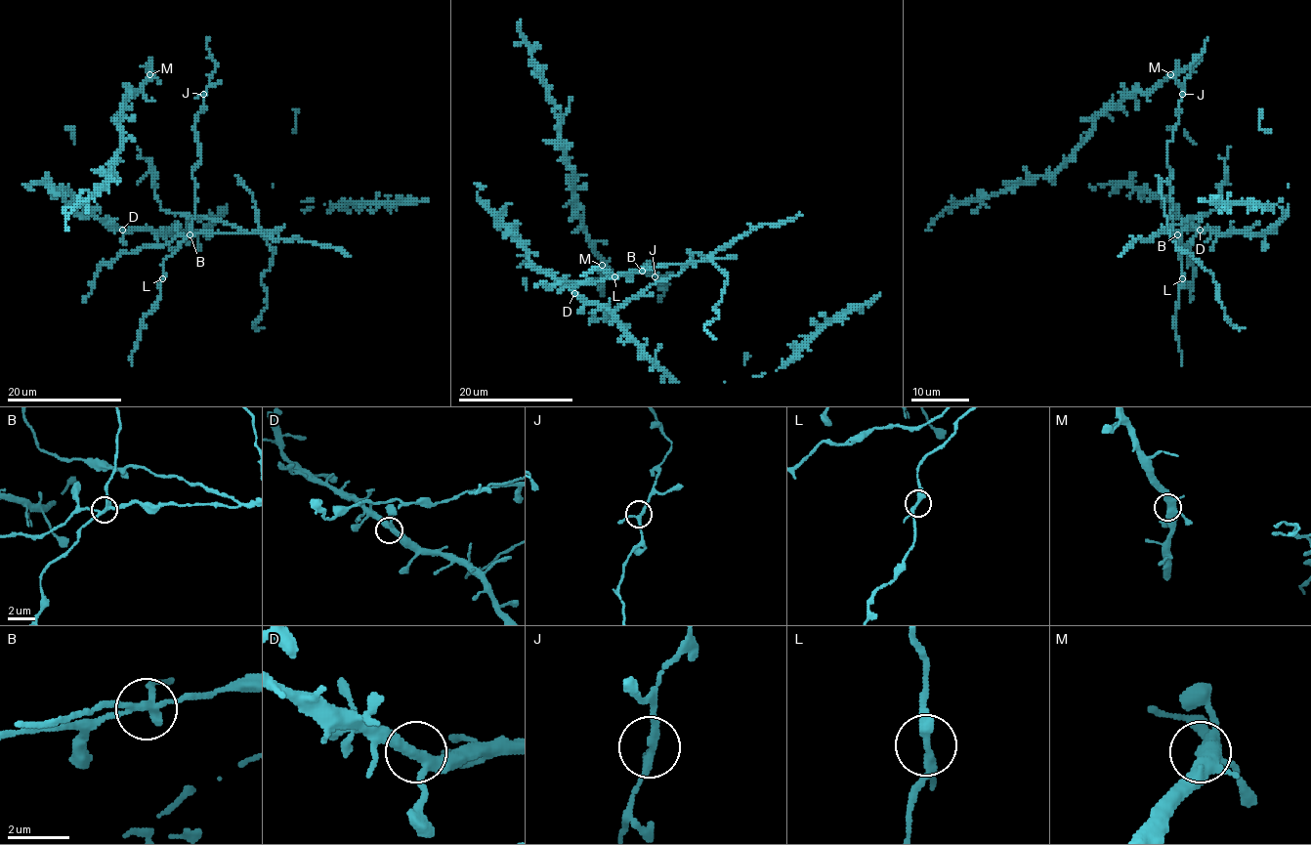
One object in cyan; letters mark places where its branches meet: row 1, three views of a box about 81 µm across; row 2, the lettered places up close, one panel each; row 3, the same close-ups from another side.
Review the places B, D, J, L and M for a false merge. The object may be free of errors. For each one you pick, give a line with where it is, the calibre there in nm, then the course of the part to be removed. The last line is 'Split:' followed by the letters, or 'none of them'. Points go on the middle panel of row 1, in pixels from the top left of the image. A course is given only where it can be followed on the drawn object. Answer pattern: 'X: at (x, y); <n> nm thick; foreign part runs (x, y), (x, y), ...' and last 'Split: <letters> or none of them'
B: at (642, 271); 240 nm thick; foreign part runs (642, 271), (697, 262), (685, 266), (676, 274), (655, 282), (608, 314), (605, 319), (594, 319), (588, 323)
Split: B

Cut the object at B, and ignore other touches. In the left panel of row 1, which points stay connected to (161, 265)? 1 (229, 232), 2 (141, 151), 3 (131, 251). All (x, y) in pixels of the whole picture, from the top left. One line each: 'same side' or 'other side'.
1: other side
2: other side
3: other side

